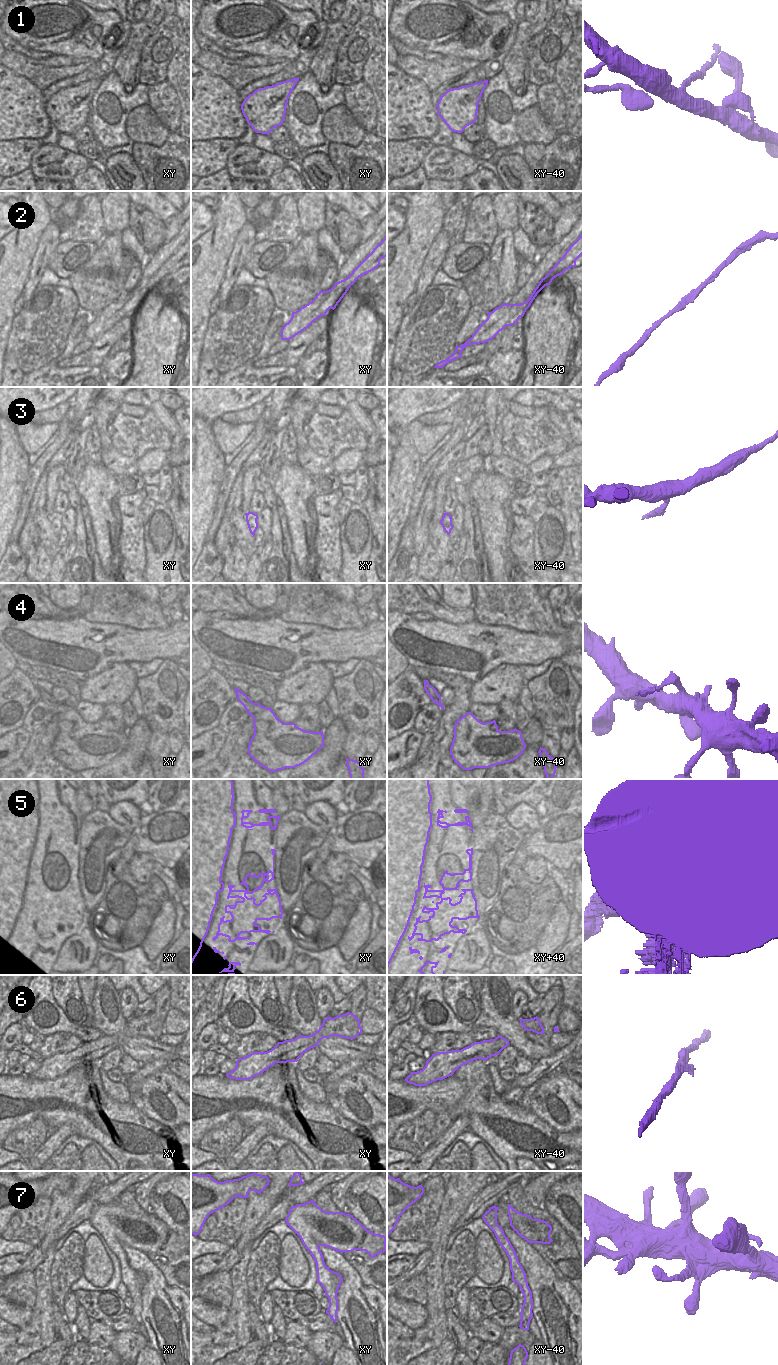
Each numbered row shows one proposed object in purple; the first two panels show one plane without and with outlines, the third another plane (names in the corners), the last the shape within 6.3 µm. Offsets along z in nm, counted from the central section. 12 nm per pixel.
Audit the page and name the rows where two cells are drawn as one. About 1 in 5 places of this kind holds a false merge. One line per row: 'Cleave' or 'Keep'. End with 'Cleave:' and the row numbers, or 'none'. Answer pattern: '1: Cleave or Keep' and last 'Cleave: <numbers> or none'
1: Cleave
2: Keep
3: Cleave
4: Cleave
5: Keep
6: Keep
7: Keep
Cleave: 1, 3, 4.

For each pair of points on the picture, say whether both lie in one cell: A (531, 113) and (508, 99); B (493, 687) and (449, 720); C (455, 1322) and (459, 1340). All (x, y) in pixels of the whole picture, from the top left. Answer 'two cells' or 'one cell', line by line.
A: two cells
B: two cells
C: one cell

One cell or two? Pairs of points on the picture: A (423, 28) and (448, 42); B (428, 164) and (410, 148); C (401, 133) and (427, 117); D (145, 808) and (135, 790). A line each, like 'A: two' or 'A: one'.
A: one
B: two
C: one
D: two

